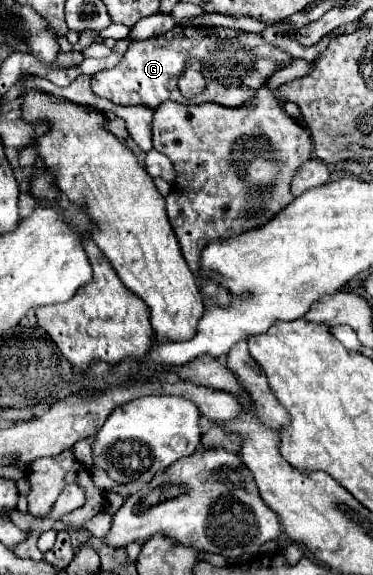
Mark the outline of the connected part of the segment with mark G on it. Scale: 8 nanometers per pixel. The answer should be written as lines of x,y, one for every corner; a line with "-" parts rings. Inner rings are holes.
177,27
165,35
149,37
145,41
133,41
127,47
123,59
107,71
99,71
91,77
91,89
97,97
107,97
115,105
147,105
157,109
163,101
179,101
177,87
185,59
197,57
205,63
207,89
193,99
193,103
219,103
225,107
239,107
249,101
257,89
273,75
279,63
289,65
291,57
263,41
257,33
243,33
221,27

